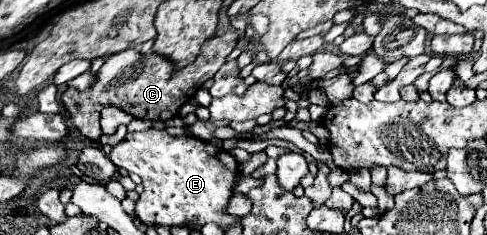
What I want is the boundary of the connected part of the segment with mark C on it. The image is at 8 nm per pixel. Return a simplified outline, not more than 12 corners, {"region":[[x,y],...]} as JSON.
{"region":[[238,32],[208,38],[176,68],[154,50],[106,58],[88,90],[60,96],[73,126],[103,134],[100,110],[170,120],[214,78]]}

